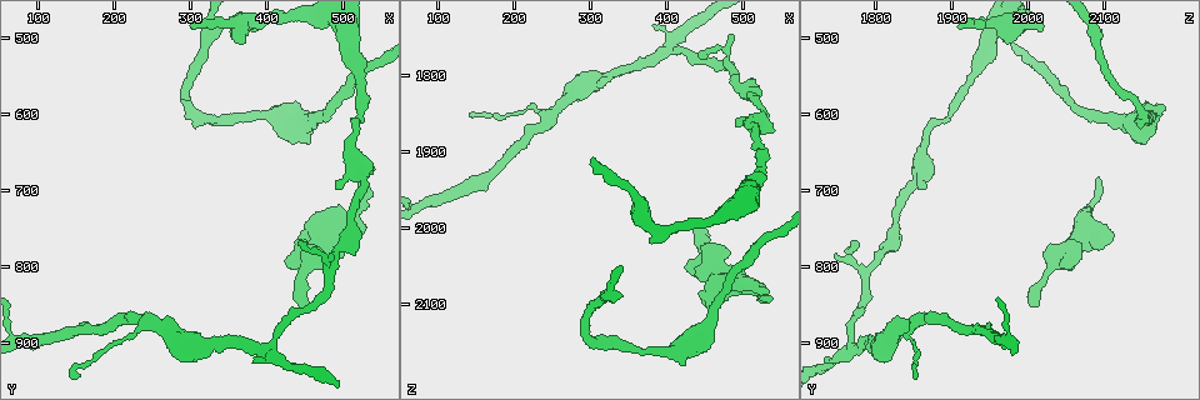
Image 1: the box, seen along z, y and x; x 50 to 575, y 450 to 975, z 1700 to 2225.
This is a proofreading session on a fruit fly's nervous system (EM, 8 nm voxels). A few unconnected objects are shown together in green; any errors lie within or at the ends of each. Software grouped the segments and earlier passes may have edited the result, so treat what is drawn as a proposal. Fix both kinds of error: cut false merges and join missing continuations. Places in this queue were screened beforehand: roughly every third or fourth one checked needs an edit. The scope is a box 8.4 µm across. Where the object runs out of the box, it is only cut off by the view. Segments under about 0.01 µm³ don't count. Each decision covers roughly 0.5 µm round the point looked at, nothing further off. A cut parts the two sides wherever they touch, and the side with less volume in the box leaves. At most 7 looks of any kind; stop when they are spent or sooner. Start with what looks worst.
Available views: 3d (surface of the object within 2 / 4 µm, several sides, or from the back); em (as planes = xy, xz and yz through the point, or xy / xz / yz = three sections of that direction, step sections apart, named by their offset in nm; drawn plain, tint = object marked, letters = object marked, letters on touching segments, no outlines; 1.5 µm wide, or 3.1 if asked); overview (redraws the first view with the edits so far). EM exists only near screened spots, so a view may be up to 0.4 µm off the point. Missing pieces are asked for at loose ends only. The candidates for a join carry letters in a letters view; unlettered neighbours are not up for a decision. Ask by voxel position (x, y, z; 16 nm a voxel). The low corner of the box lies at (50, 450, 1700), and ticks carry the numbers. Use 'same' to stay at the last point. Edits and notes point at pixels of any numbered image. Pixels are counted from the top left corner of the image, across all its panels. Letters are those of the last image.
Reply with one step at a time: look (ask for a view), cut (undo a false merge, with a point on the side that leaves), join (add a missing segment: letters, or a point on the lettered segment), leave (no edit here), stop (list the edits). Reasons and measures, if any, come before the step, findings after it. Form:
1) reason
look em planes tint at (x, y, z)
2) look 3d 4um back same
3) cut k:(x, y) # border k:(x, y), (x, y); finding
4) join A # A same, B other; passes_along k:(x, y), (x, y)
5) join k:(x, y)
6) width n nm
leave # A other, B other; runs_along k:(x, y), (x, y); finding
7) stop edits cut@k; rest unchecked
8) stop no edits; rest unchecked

end of a long branch
look 3d 4um at (305, 490, 1905)

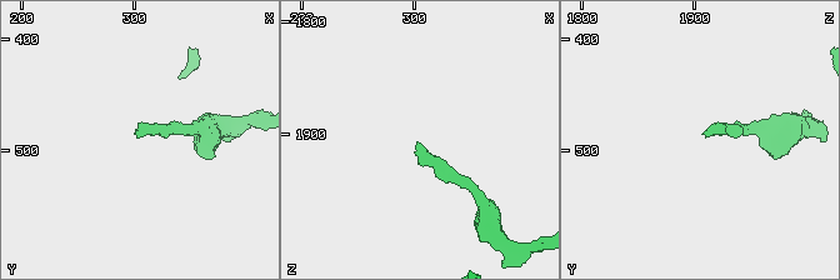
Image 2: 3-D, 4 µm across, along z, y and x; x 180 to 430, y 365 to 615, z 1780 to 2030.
now the EM
look em planes letters at (304, 488, 1908)

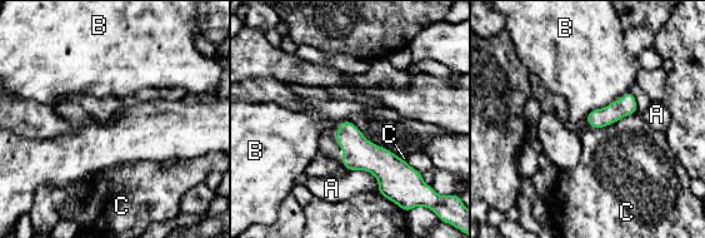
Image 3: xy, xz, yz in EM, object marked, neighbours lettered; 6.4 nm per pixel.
longest_contact A 240 nm
leave # A other, B other, C other; no lettered segment goes on from it

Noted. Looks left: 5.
free end
look 3d 2um back at (450, 845, 2015)

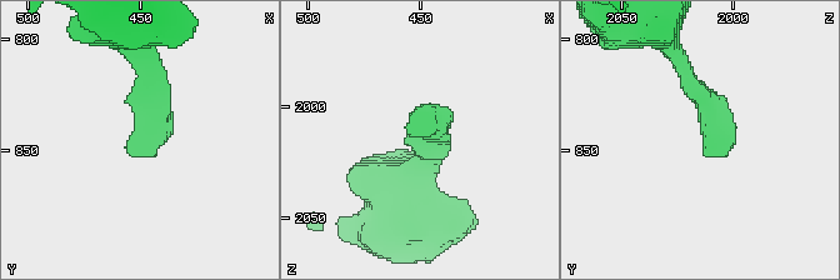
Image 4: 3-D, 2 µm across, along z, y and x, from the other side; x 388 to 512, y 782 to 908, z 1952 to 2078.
now the EM
look em xy step 8 letters at (454, 848, 2015)

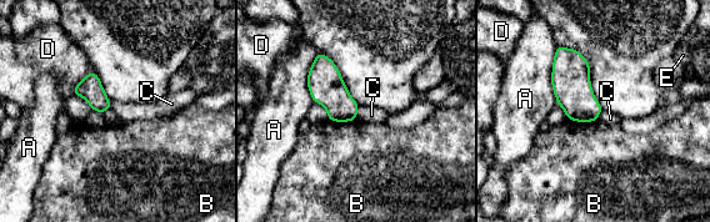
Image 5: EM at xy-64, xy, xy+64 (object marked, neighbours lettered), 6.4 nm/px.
another direction
look em planes letters same

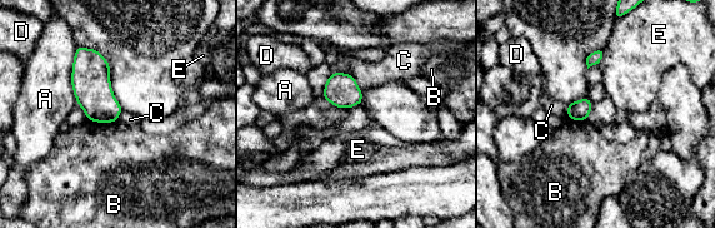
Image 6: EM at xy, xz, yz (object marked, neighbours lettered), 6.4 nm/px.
width 130 nm
leave # A other, B other, C other, D other, E other; border 6:(350, 74), (363, 92); none of them fits

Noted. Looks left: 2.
free end
look 3d 2um at (530, 685, 2095)

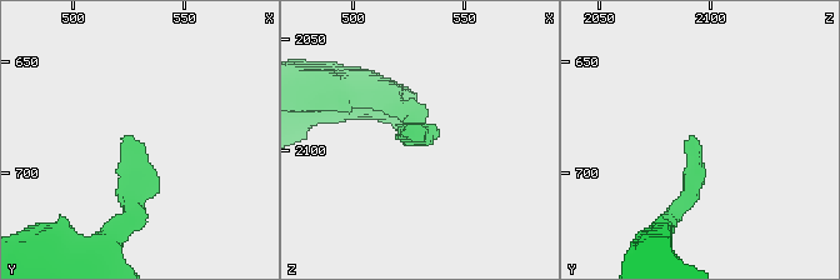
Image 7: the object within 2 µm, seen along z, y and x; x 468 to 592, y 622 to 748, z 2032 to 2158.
look em xz step 8 letters at (525, 682, 2092)

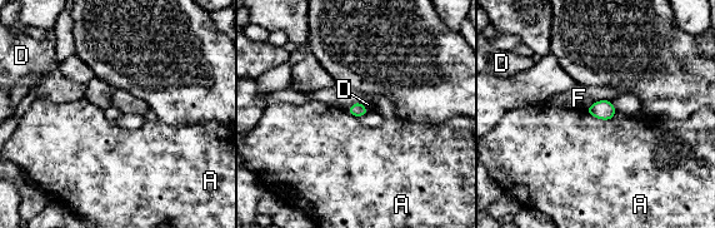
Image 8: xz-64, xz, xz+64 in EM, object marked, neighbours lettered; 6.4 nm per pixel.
longest_contact A 190 nm
leave # A other, D other, F other; border 8:(360, 102), (369, 112); no lettered segment goes on from it

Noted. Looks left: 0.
stop no edits; rest unchecked

